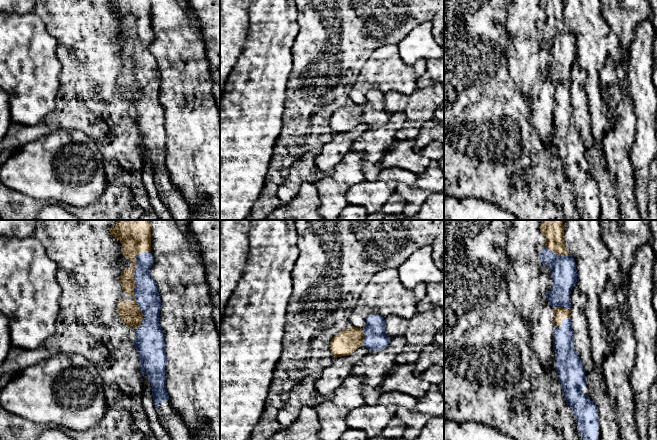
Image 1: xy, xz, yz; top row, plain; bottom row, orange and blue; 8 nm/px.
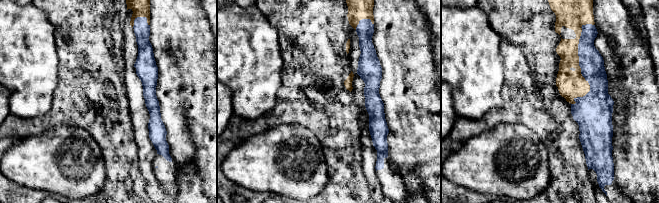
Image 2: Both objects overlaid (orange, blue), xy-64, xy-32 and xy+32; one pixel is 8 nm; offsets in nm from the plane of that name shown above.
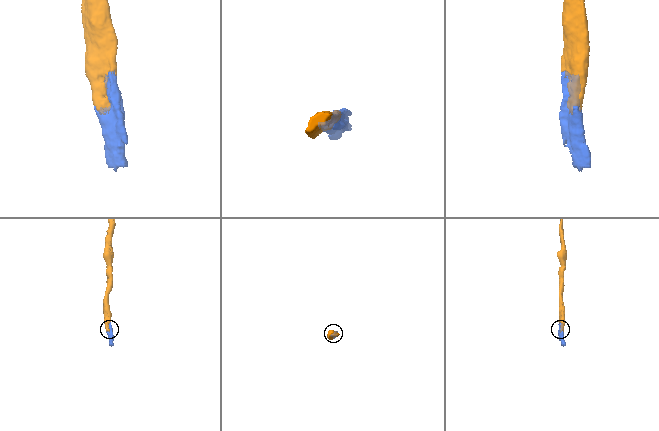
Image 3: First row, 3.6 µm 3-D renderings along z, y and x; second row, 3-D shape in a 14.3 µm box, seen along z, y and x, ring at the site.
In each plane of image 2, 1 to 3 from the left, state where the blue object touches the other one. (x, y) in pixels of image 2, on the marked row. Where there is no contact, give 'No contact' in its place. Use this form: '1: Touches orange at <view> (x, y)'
1: Touches orange at xy-64 (136, 17)
2: Touches orange at xy-32 (362, 18)
3: Touches orange at xy+32 (578, 65)

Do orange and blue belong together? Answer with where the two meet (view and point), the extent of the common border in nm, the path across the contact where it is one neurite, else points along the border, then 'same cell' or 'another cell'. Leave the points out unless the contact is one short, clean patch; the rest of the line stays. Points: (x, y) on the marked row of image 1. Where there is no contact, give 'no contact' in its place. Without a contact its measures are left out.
xy (134, 286) | 650 nm | same cell

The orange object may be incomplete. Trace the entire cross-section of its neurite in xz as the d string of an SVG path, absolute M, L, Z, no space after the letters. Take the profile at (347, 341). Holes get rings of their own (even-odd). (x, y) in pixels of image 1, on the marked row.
M370 315L366 318L366 326L363 329L351 326L342 330L330 341L331 353L337 358L348 356L361 347L371 352L387 347L390 338L385 334L384 324L384 317Z

